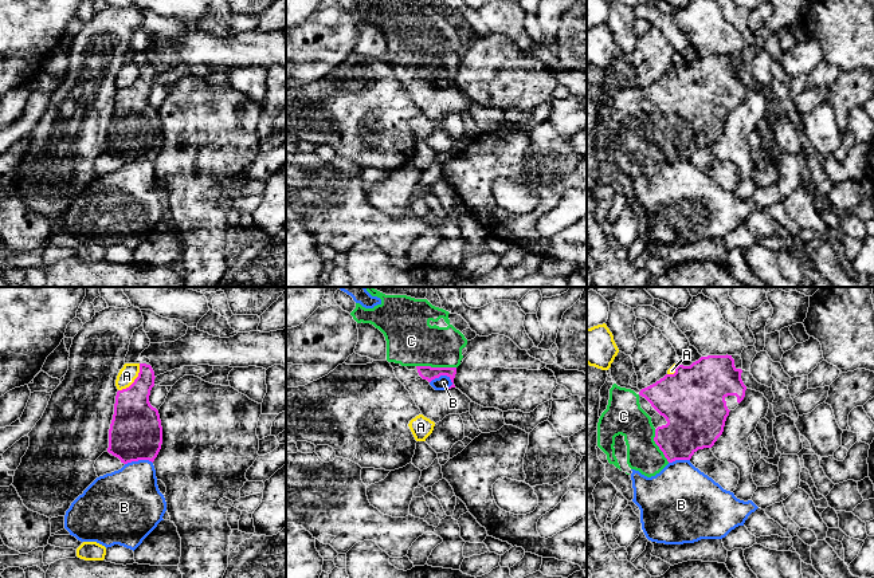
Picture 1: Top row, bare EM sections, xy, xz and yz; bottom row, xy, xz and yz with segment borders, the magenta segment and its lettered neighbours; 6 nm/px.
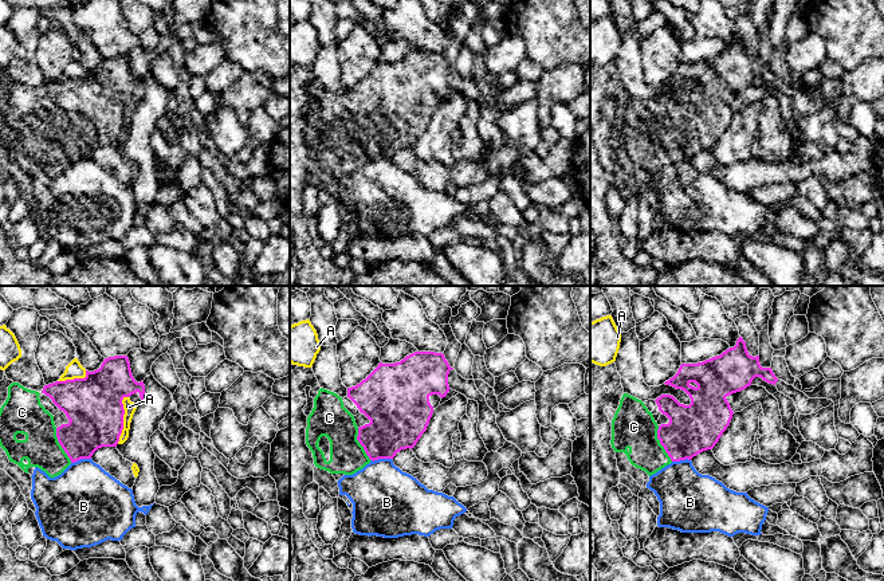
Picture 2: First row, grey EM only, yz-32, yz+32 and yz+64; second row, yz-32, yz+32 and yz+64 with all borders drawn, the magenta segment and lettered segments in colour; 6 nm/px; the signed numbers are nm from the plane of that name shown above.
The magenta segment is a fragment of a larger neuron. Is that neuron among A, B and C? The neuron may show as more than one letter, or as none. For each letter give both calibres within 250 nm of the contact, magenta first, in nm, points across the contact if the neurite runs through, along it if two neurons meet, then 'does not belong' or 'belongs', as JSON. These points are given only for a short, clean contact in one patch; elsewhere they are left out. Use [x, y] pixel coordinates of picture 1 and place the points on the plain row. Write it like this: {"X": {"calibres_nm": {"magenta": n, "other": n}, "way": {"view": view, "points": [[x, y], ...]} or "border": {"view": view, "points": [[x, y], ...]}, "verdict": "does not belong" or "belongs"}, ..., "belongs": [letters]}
{"A": {"calibres_nm": {"magenta": 280, "other": 110}, "verdict": "does not belong"}, "B": {"calibres_nm": {"magenta": 90, "other": 90}, "border": {"view": "xz", "points": [[430, 82], [441, 75], [446, 75], [453, 83]]}, "verdict": "does not belong"}, "C": {"calibres_nm": {"magenta": 90, "other": 300}, "verdict": "belongs"}, "belongs": ["C"]}

